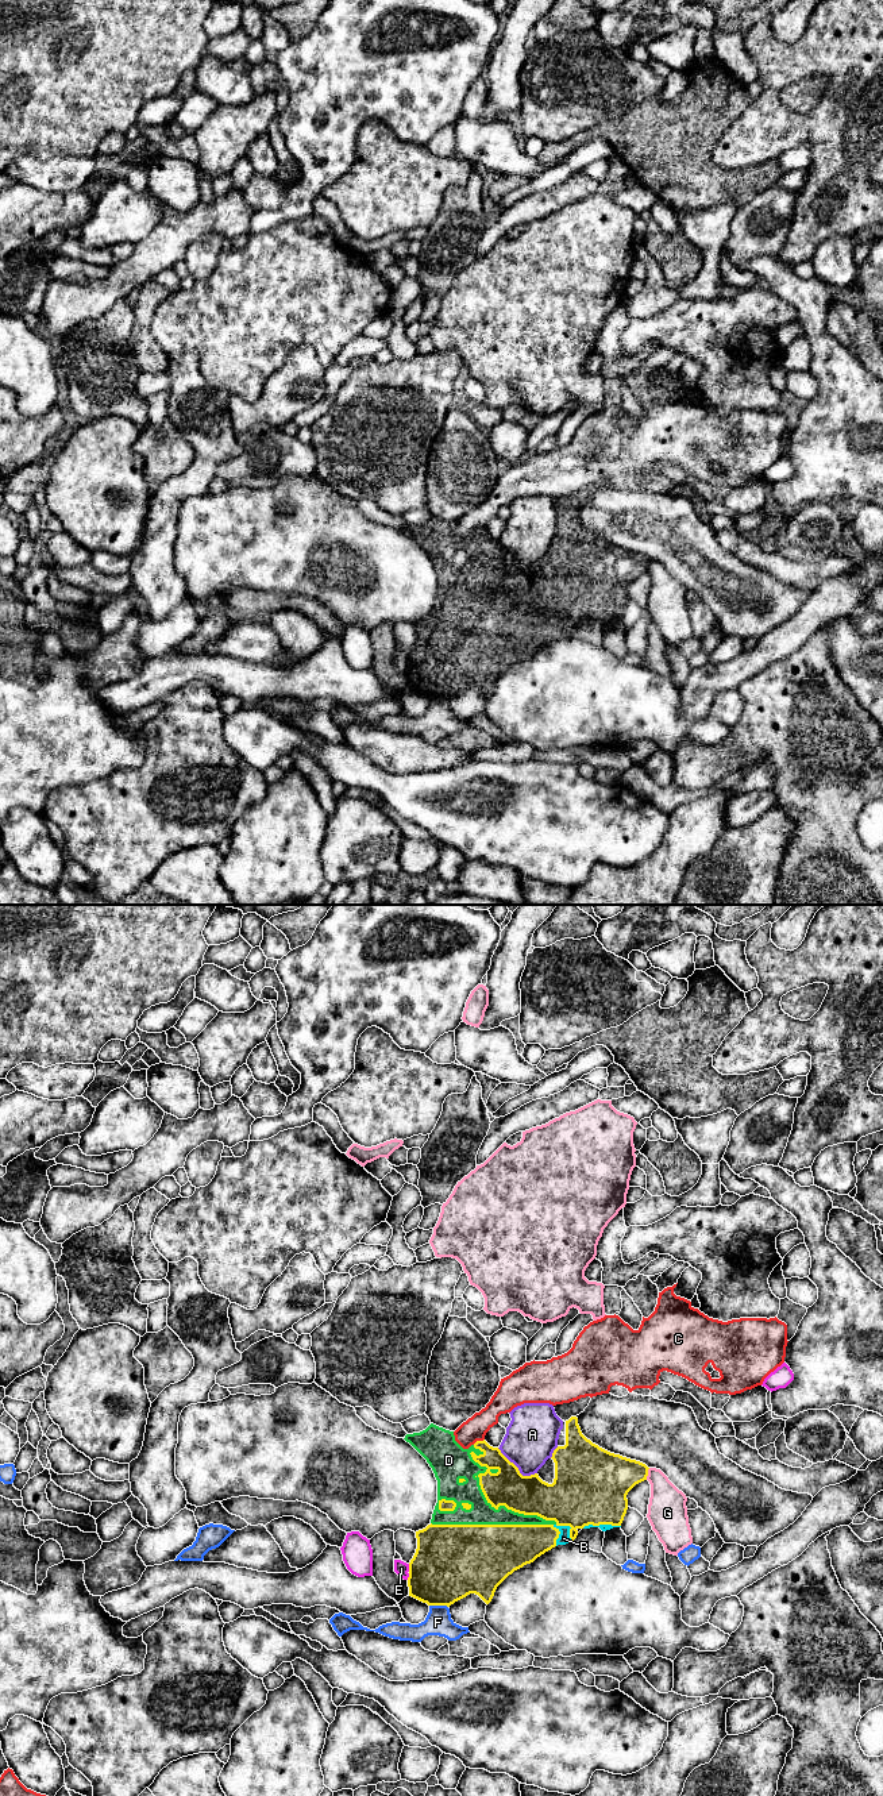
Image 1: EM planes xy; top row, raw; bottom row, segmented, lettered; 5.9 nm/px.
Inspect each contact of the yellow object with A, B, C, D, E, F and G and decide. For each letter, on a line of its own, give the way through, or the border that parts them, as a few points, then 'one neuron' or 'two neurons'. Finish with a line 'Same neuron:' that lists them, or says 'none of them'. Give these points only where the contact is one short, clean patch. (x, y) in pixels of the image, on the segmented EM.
A: two neurons
B: one neuron
C: two neurons
D: one neuron
E: two neurons
F: along xy (430, 1604), (444, 1604), (447, 1607) | two neurons
G: along xy (650, 1468), (646, 1479) | two neurons
Same neuron: B, D

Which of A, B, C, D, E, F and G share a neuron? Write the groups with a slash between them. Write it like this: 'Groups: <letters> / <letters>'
Groups: A / B D / C / E / F / G

